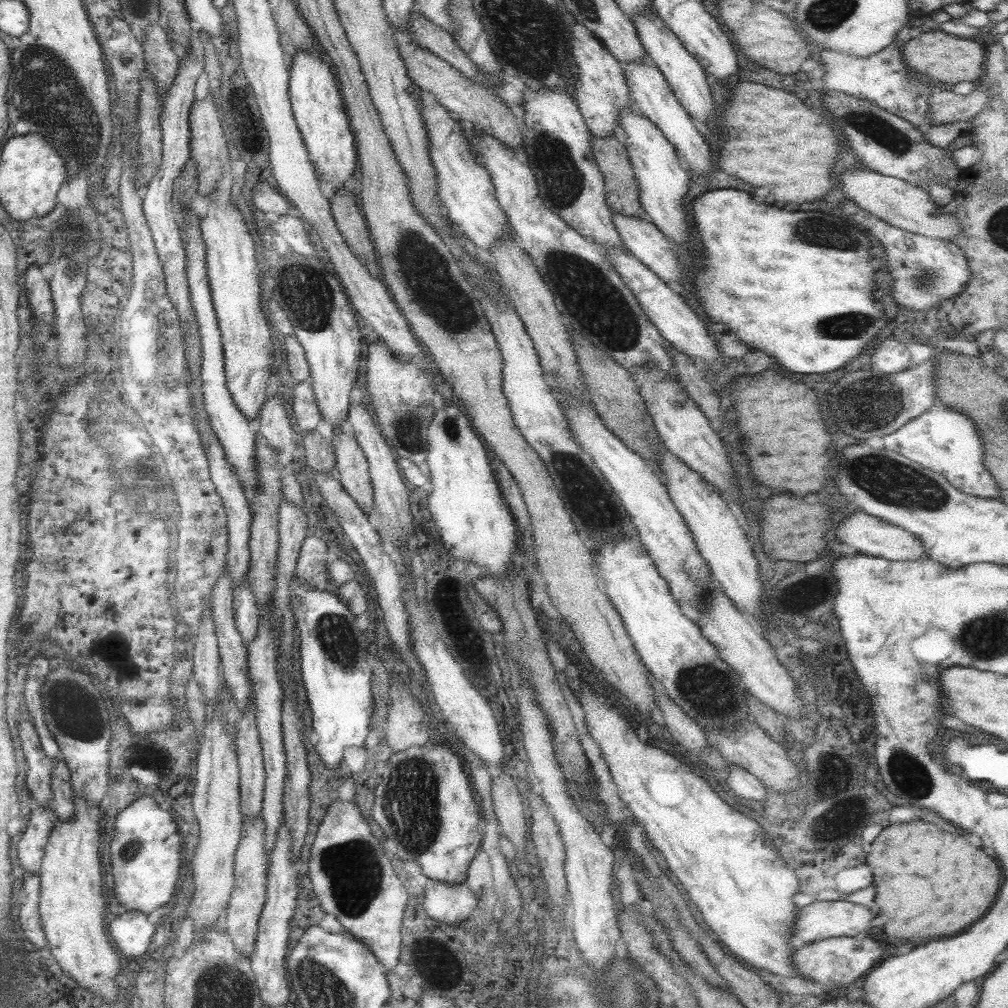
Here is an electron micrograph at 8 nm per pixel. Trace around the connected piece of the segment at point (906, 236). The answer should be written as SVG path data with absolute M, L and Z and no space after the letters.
M845 202L841 204L841 210L845 216L841 218L849 218L855 228L859 231L863 231L871 240L883 248L887 264L885 268L890 274L893 282L890 284L891 299L893 300L893 306L901 306L902 312L913 310L916 314L922 314L927 310L931 310L934 306L937 307L945 298L951 298L961 292L961 289L965 286L965 283L969 280L971 272L966 262L966 258L963 251L955 243L947 240L939 240L937 238L927 238L927 236L919 236L917 233L905 232L900 228L895 228L867 214L863 209L855 206L853 202Z

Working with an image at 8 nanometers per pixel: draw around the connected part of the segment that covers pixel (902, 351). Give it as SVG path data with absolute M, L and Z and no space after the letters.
M891 337L873 346L873 354L870 358L873 374L897 374L905 371L912 364L907 348Z

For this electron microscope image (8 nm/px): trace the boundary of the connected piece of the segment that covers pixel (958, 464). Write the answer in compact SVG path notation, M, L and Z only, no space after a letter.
M934 403L931 407L923 411L919 416L914 416L900 426L895 432L882 436L883 448L897 452L898 455L912 460L913 463L919 464L922 468L935 472L943 477L953 488L969 496L981 497L982 499L1000 500L999 487L991 474L984 468L983 447L981 439L977 435L977 429L969 417L953 411L953 409L943 408L941 404Z

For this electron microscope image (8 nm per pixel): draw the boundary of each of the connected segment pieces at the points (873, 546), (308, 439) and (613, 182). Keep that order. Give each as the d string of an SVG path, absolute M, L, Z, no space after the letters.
M853 512L837 521L837 528L833 528L833 538L836 543L853 546L858 554L883 558L885 560L923 560L927 555L923 553L923 545L915 535L880 520L864 512Z
M315 429L301 433L305 465L311 468L313 473L329 475L334 467L334 454L329 440L321 437Z
M592 136L589 146L591 156L603 177L605 202L609 210L621 216L641 219L638 186L624 146L617 143L613 136L605 139Z

